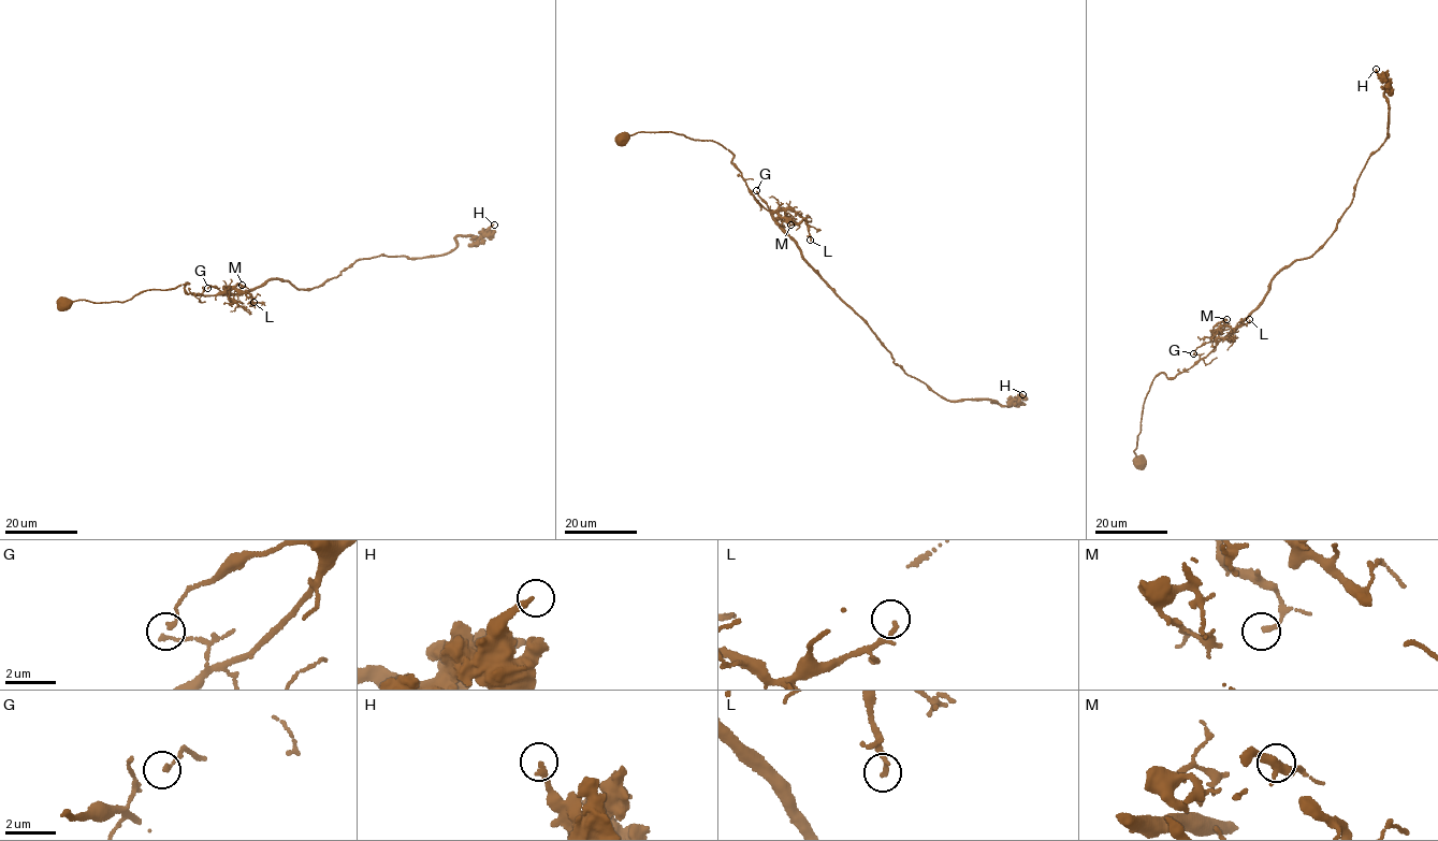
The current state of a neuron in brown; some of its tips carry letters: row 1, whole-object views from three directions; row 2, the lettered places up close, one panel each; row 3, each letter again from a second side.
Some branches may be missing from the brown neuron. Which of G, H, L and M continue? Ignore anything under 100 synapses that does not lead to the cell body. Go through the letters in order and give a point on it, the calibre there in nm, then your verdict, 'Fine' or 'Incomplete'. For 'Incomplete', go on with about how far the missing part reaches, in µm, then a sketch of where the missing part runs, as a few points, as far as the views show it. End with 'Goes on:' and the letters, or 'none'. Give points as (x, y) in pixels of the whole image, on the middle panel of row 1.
G: Place: (756, 190). Thickness 100 nm. Fine
H: Place: (1022, 394). Thickness 220 nm. Fine
L: Place: (810, 240). Thickness 150 nm. Fine
M: Place: (790, 225). Thickness 170 nm. Fine
Goes on: none

